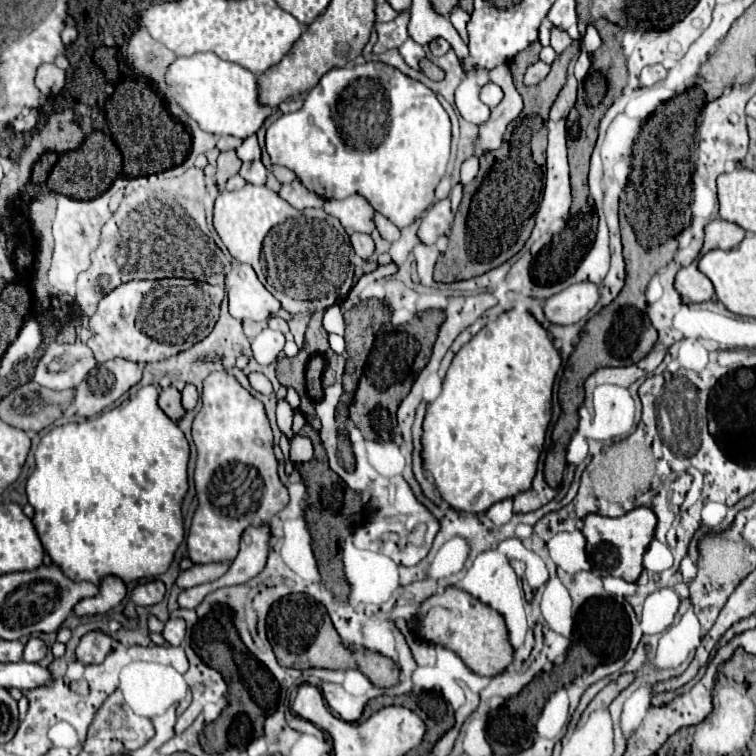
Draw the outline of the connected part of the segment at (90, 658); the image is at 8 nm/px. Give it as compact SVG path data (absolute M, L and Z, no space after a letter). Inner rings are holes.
M100 630L86 632L76 646L76 658L84 664L102 664L112 650L112 644L114 640Z

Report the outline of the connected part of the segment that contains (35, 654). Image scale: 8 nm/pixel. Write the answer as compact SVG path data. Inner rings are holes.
M30 638L24 648L26 662L40 662L46 656L46 644L40 638Z

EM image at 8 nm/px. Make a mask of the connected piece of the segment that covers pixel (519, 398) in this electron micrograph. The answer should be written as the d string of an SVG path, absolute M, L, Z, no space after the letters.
M512 310L512 312L500 314L494 322L488 322L468 344L464 344L460 348L460 352L454 356L454 360L448 368L448 374L446 374L444 384L442 384L442 392L438 394L436 400L432 400L428 404L424 424L422 424L422 450L420 450L422 468L432 474L432 480L434 480L438 494L450 504L450 508L454 508L458 512L480 514L480 512L486 512L492 504L506 500L506 498L514 498L516 494L530 488L532 478L536 474L536 464L538 464L538 458L540 458L540 452L542 452L542 446L544 446L546 428L548 428L550 416L552 416L552 386L554 386L554 378L556 378L558 368L560 368L560 354L552 346L550 336L546 336L546 330L524 310L522 312Z

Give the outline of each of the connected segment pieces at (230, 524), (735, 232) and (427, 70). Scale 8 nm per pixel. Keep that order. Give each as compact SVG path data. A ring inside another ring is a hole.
M226 370L210 372L210 376L204 380L200 398L202 398L202 408L192 420L192 440L198 452L196 472L194 472L198 508L192 518L192 526L186 538L186 548L188 548L188 558L194 564L232 562L238 554L242 532L248 526L268 524L272 516L278 514L288 504L288 490L278 478L278 462L272 452L272 428L264 404Z
M716 218L712 222L706 224L704 228L706 232L706 240L704 240L704 248L702 254L714 250L714 248L722 248L722 250L730 250L734 246L738 246L744 238L744 230L732 222L726 222L722 218Z
M428 58L420 60L420 68L422 68L422 72L424 72L428 78L432 78L432 80L442 80L442 78L444 78L444 70L440 70L438 66L434 66Z

